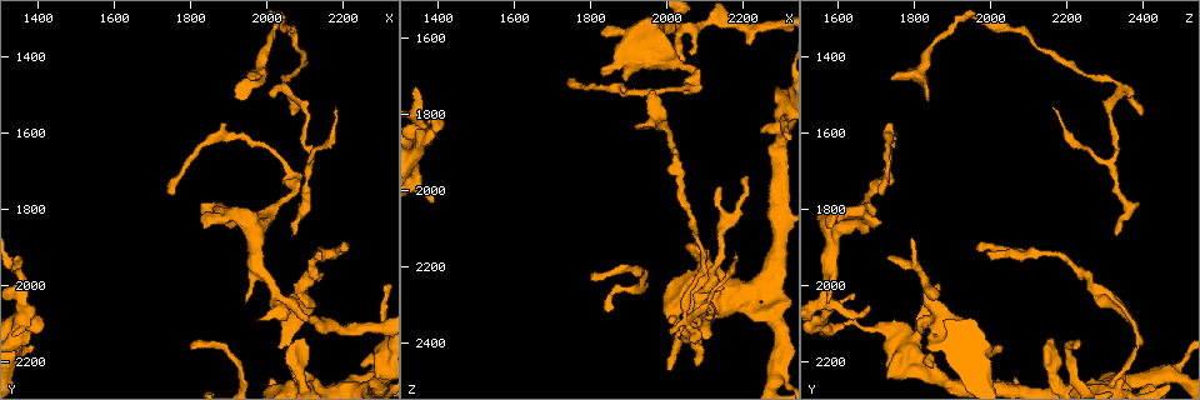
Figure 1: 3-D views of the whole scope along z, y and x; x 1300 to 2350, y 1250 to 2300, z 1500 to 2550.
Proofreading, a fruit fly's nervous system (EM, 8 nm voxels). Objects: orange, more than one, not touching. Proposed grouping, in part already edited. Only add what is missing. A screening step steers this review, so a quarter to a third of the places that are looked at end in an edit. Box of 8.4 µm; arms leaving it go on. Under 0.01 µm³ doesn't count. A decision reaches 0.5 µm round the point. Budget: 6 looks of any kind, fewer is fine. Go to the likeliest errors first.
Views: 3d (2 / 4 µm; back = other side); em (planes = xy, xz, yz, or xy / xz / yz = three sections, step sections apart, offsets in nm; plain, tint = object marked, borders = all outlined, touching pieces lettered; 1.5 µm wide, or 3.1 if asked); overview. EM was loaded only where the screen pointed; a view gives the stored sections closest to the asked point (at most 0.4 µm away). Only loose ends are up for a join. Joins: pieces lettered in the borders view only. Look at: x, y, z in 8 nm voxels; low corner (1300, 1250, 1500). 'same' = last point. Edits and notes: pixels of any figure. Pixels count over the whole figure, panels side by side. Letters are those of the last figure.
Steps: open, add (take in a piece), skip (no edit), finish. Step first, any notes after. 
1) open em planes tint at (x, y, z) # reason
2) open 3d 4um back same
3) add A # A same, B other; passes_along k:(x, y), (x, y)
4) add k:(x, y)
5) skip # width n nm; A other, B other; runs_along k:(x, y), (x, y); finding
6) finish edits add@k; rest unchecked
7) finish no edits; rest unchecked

open em planes borders at (1965, 1455, 1745)

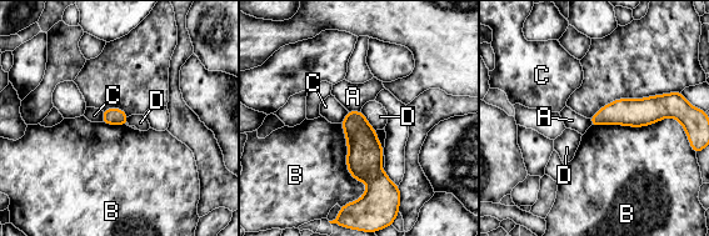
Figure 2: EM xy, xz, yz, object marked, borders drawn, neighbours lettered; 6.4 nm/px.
skip # longest_contact B 550 nm; A other, B other, C other, D other; border 2:(340, 124), (367, 185), (345, 205); no lettered piece goes on from it

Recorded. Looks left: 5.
open 3d 2um at (2100, 2145, 2155)

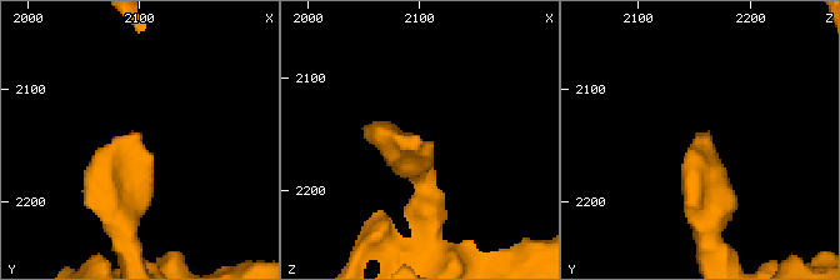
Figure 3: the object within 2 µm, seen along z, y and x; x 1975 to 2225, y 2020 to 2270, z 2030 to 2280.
open em planes tint at (2096, 2140, 2154) # shape alone is not enough

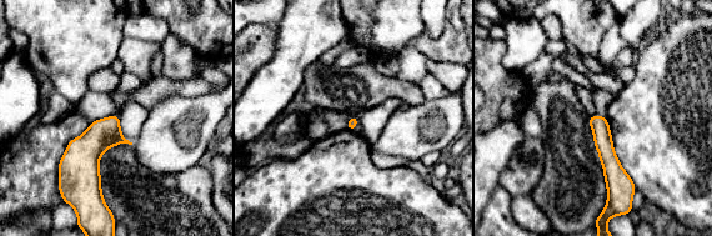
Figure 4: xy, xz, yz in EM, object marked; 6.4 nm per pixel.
open em planes borders same

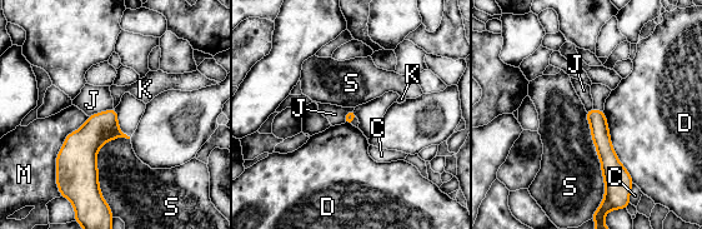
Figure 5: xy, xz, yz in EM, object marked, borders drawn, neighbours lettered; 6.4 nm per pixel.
skip # C other, D other, J other, K other, M other, S other; no lettered piece goes on from it

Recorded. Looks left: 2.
finish no edits; rest unchecked

